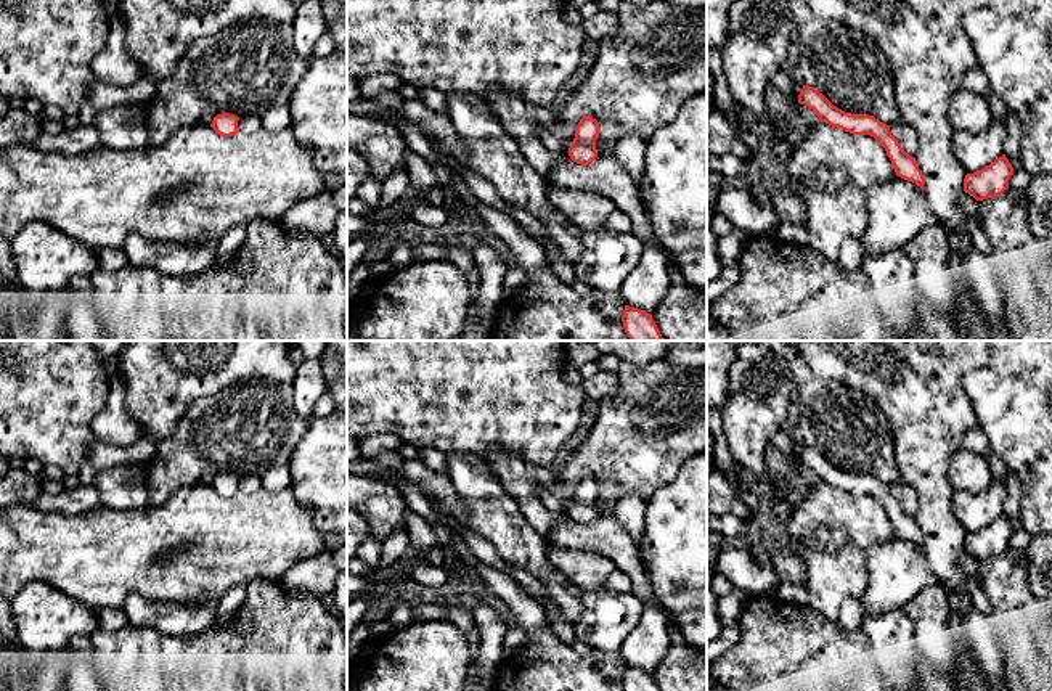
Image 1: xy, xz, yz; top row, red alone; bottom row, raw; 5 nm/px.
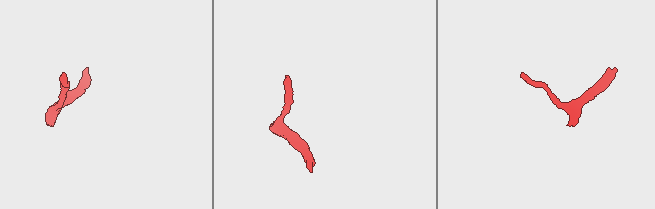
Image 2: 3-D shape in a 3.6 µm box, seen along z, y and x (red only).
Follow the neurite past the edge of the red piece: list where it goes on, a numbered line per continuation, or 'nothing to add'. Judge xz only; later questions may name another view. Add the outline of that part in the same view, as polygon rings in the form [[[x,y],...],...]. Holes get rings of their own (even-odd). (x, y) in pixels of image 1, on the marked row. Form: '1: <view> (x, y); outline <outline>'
nothing to add

